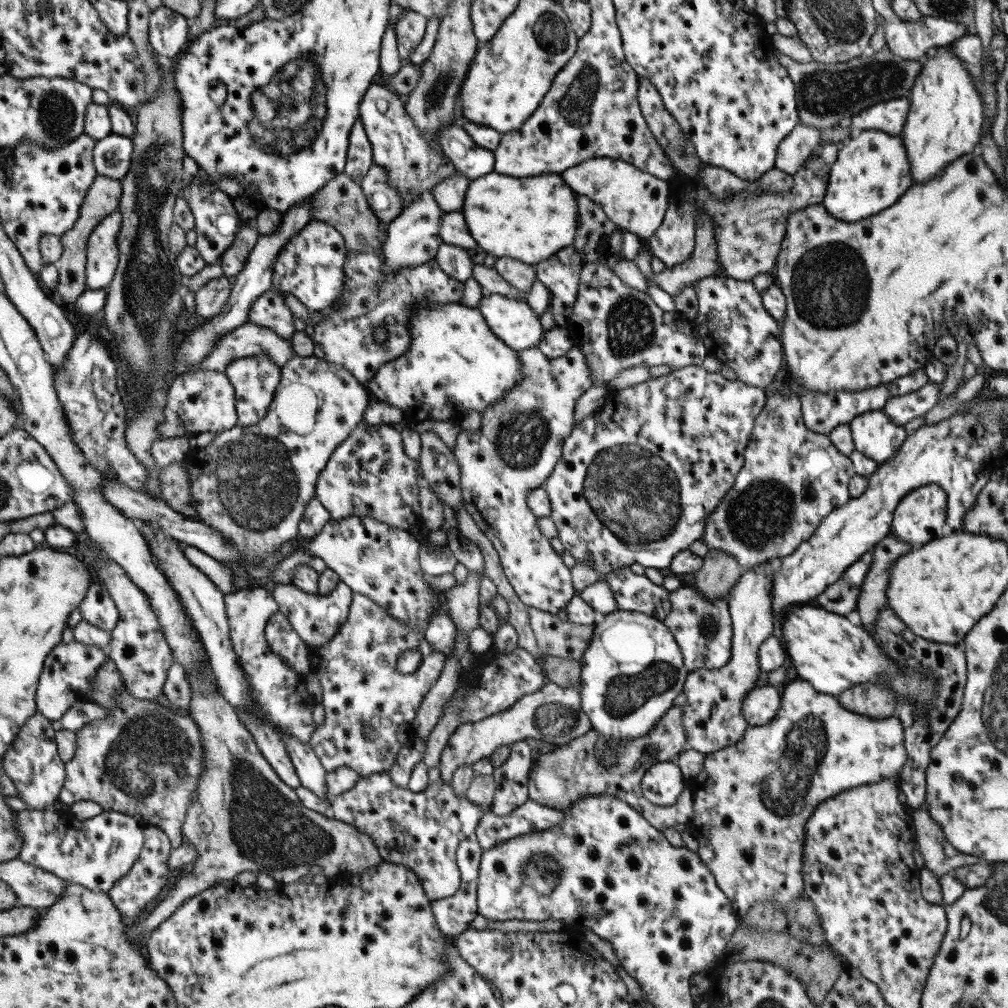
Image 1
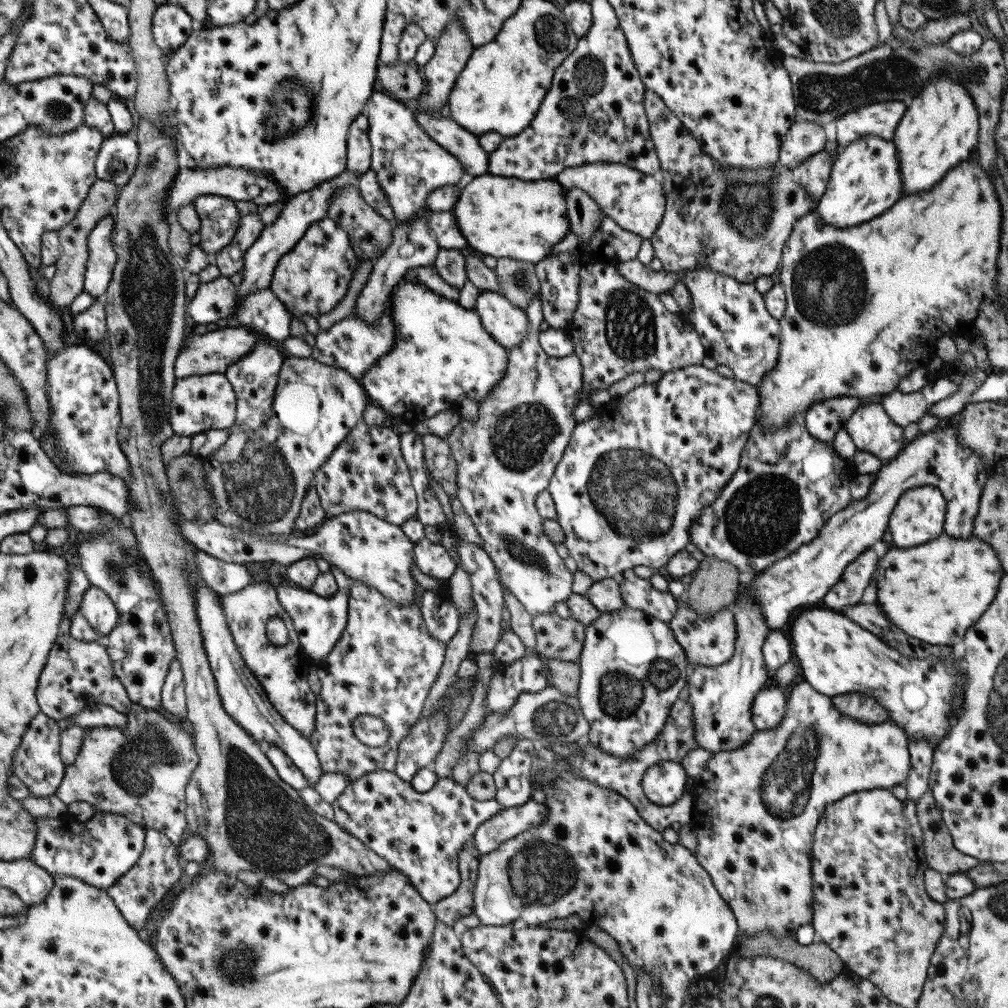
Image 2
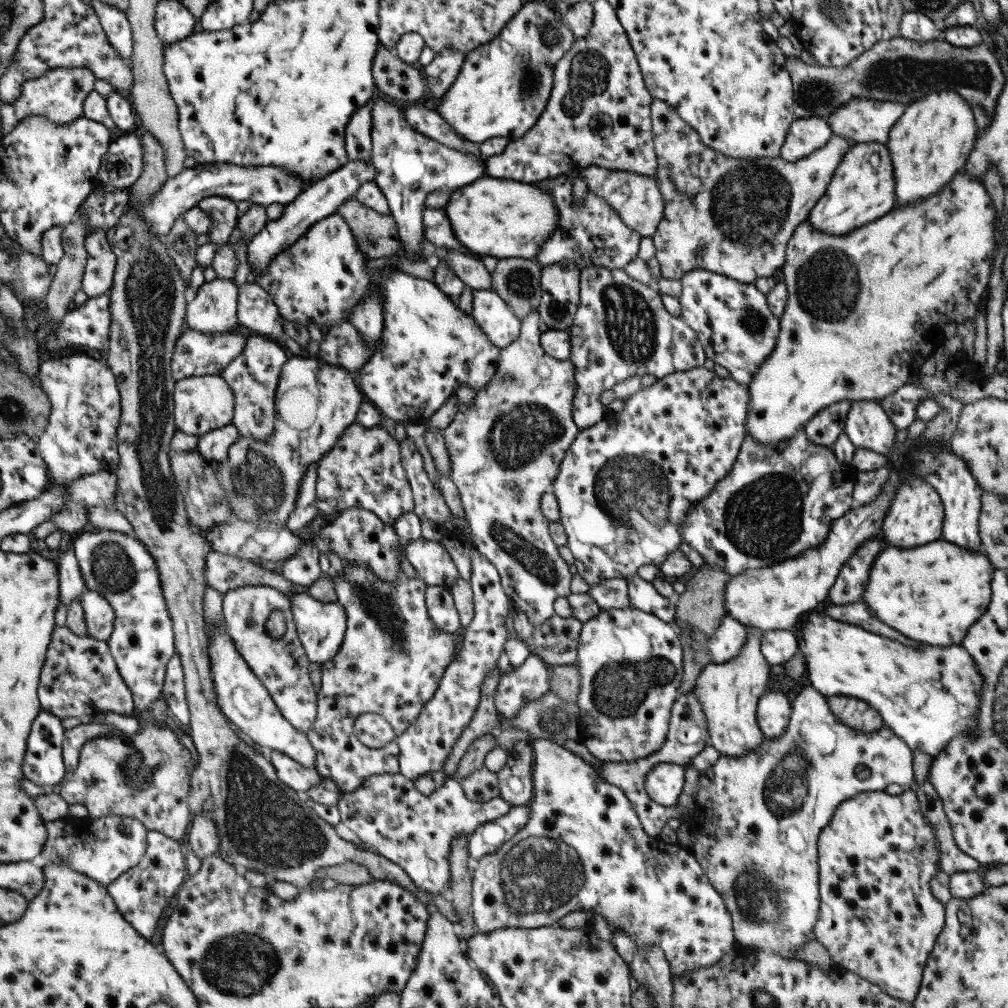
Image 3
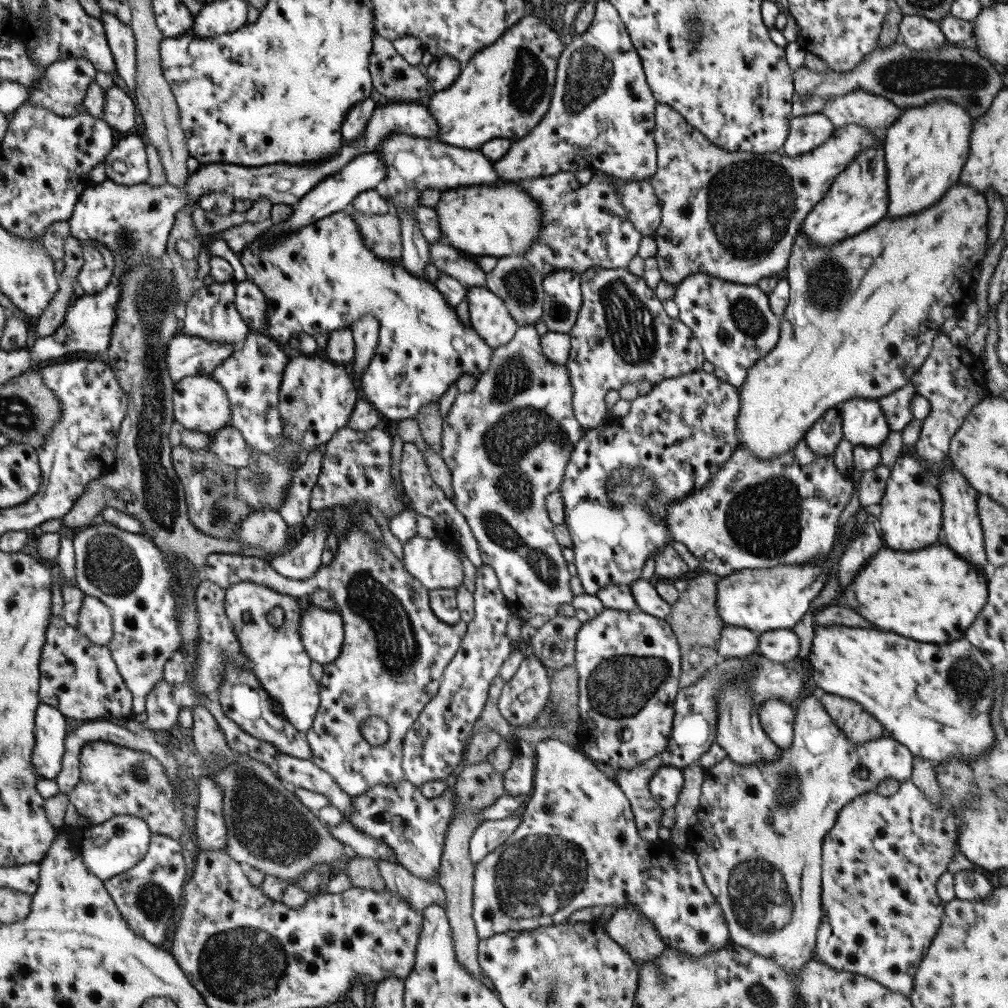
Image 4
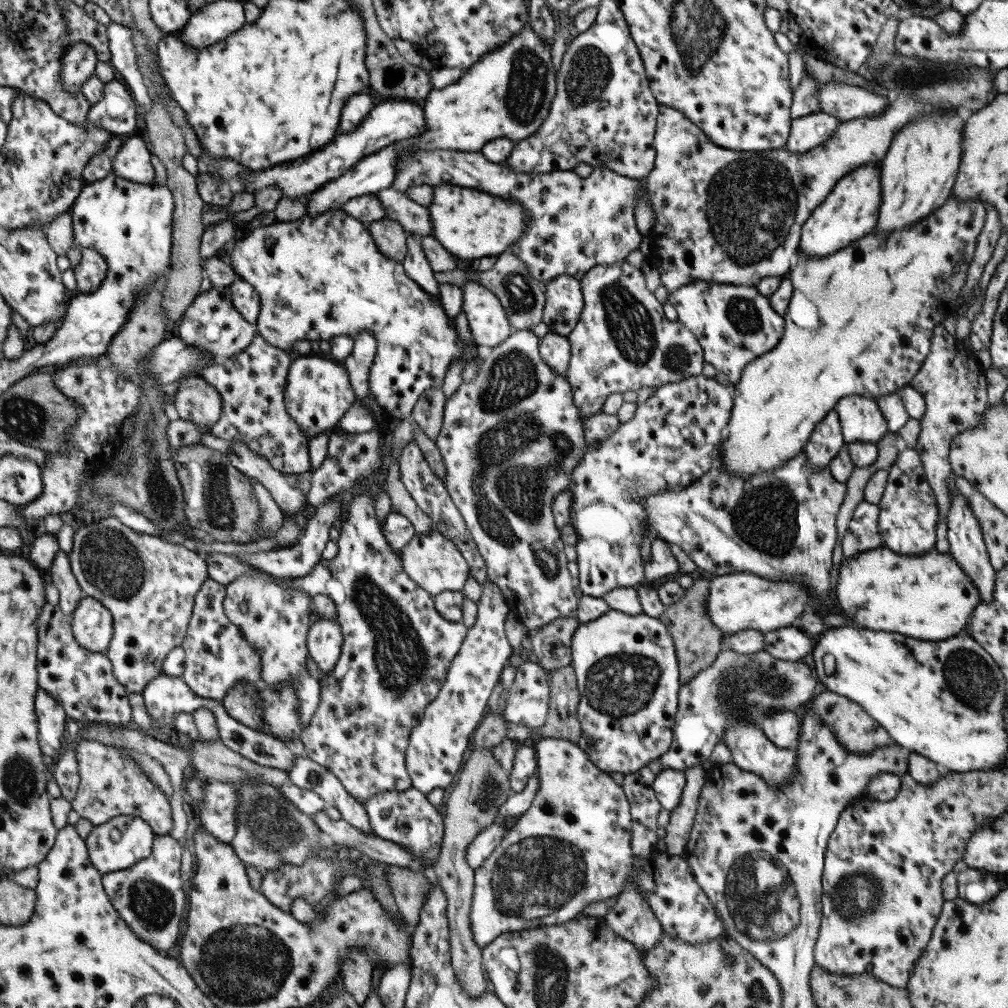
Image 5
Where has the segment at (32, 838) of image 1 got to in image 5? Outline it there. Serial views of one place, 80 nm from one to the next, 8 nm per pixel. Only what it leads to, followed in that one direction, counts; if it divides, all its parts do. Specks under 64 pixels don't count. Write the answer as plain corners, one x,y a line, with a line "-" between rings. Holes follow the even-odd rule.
117,815
103,824
92,826
89,834
84,838
84,843
91,866
94,866
101,875
129,868
137,861
147,858
151,852
153,837
150,826
141,818

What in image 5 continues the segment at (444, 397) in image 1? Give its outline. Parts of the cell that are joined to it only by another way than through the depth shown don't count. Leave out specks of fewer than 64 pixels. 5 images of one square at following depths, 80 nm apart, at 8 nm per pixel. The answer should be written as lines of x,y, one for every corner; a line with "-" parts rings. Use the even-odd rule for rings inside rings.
341,209
331,210
329,212
324,212
323,214
318,214
311,218
306,216
306,214
301,214
299,218
289,221
289,222
279,222
274,221
270,225
260,225
259,228
251,228
247,233
243,232
243,237
239,240
231,240
228,250
219,250
216,256
223,259
229,266
234,270
235,276
237,278
243,279
247,284
250,284
255,292
260,298
260,309
258,312
258,317
255,324
256,334
261,335
261,338
271,346
275,348
287,350
291,348
291,344
296,340
329,340
332,336
346,334
351,338
359,331
369,331
376,340
376,351
374,352
374,357
372,360
372,365
370,366
369,378
367,378
367,386
370,392
371,405
375,409
381,409
382,412
386,412
388,416
394,416
399,419
404,419
405,417
410,417
411,409
413,405
418,401
420,396
426,394
428,388
440,388
443,384
443,379
445,379
445,374
449,365
462,358
469,362
474,358
478,358
478,353
483,350
475,344
472,340
468,343
463,344
458,337
454,321
452,321
442,310
440,302
434,299
429,293
426,293
419,285
416,285
413,280
411,280
407,274
404,273
402,269
402,263
397,261
392,261
391,259
383,256
378,250
377,246
371,235
369,235
369,230
367,226
362,222
359,222
356,218
351,218
347,216
345,212

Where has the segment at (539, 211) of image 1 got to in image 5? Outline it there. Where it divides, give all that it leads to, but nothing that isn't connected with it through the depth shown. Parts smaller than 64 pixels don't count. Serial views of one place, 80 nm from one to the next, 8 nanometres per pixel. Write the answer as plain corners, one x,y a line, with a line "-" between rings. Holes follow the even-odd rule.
444,182
432,187
432,201
428,204
432,237
457,260
473,260
497,256
523,237
525,231
522,206
517,201
502,199
482,190
458,187

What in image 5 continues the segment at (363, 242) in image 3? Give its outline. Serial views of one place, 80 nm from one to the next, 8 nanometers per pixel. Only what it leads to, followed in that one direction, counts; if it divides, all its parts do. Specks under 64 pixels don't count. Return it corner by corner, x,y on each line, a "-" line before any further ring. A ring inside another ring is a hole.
387,217
365,224
377,250
392,261
401,263
407,247
407,232
398,222

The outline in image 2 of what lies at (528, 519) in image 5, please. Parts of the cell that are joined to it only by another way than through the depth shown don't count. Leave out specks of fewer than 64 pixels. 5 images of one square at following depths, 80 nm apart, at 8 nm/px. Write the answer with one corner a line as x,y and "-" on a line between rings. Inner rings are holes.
539,290
539,295
531,297
527,306
524,308
528,322
527,336
517,346
508,349
508,363
507,367
505,367
505,371
503,371
503,377
501,377
502,379
498,384
491,389
489,396
482,398
482,401
478,403
477,419
475,422
471,423
471,421
465,421
465,419
461,418
451,429
450,434
445,438
445,441
450,448
451,458
454,459
456,464
456,497
462,504
467,516
471,519
478,536
481,537
481,540
483,541
482,546
479,547
481,547
492,560
492,563
497,570
498,579
502,588
507,588
507,592
515,597
515,600
523,606
523,609
529,616
531,616
531,618
535,618
535,616
539,616
539,614
554,613
555,604
557,604
557,602
565,603
566,598
572,594
572,574
565,565
563,565
563,559
556,553
554,543
552,543
542,531
543,518
537,514
534,507
534,500
535,495
538,492
541,492
548,487
548,480
551,478
555,465
561,458
565,446
567,446
573,427
577,423
574,419
575,405
579,402
579,399
582,396
581,363
579,362
579,359
573,353
568,354
566,357
547,356
538,343
537,335
540,333
539,324
541,324
542,321
541,309
542,296
541,290

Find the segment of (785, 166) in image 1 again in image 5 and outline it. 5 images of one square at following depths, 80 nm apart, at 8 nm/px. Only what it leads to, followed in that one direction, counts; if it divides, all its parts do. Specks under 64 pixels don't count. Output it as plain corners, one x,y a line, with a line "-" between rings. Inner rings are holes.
814,112
791,120
785,148
793,153
803,153
827,141
838,121
823,112

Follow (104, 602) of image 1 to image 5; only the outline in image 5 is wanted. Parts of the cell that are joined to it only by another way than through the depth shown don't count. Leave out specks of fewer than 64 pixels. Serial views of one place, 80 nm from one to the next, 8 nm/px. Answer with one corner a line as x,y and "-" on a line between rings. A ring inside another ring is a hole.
83,595
71,613
73,640
85,652
105,653
112,638
112,617
95,598

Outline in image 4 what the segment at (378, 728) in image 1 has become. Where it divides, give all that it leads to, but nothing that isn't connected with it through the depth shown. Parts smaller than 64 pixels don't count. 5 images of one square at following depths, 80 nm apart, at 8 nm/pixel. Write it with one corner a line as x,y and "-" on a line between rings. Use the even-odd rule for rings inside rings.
351,526
341,537
339,537
338,547
336,548
336,553
333,558
329,561
329,564
321,564
317,569
317,572
307,579
291,580
289,578
280,576
277,574
276,570
270,567
270,564
265,562
265,558
245,556
243,554
229,554
229,553
211,553
206,556
205,564
202,568
201,573
202,578
209,579
211,583
221,587
225,590
229,586
239,583
239,582
251,582
260,586
265,586
279,594
289,595
291,597
299,597
302,599
307,599
313,593
313,590
327,590
329,596
333,598
335,602
337,612
341,614
341,622
343,625
343,641
341,646
341,651
339,656
335,658
332,663
322,666
322,677
317,682
318,683
318,712
315,714
315,719
313,719
312,726
309,727
305,733
305,740
311,749
311,758
309,762
313,763
315,766
319,767
323,772
326,772
332,778
332,781
343,791
351,797
357,796
358,794
363,794
367,788
373,785
378,785
379,783
395,783
399,782
404,778
404,774
400,765
401,762
401,747
402,740
407,732
407,729
415,723
417,716
421,713
421,710
430,701
430,698
434,696
436,690
438,689
442,672
444,668
449,664
449,661
457,653
459,649
461,640
465,635
466,624
459,621
455,624
445,624
439,621
431,609
429,609
429,596
428,590
425,589
417,579
412,578
407,571
403,568
402,564
393,556
389,549
383,547
382,544
376,544
374,538
370,536
368,532
364,532
362,528
358,526
-
365,718
379,718
387,724
389,728
389,736
383,745
371,746
367,744
361,733
359,732
359,725
365,722

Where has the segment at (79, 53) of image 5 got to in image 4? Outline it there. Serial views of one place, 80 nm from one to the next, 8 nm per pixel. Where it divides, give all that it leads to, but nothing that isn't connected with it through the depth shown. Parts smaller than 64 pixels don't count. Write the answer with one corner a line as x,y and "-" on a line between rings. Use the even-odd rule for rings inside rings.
66,58
58,60
44,70
44,75
38,78
36,85
28,92
24,103
31,107
41,107
59,116
73,117
73,111
82,104
86,88
94,82
96,70
86,58

